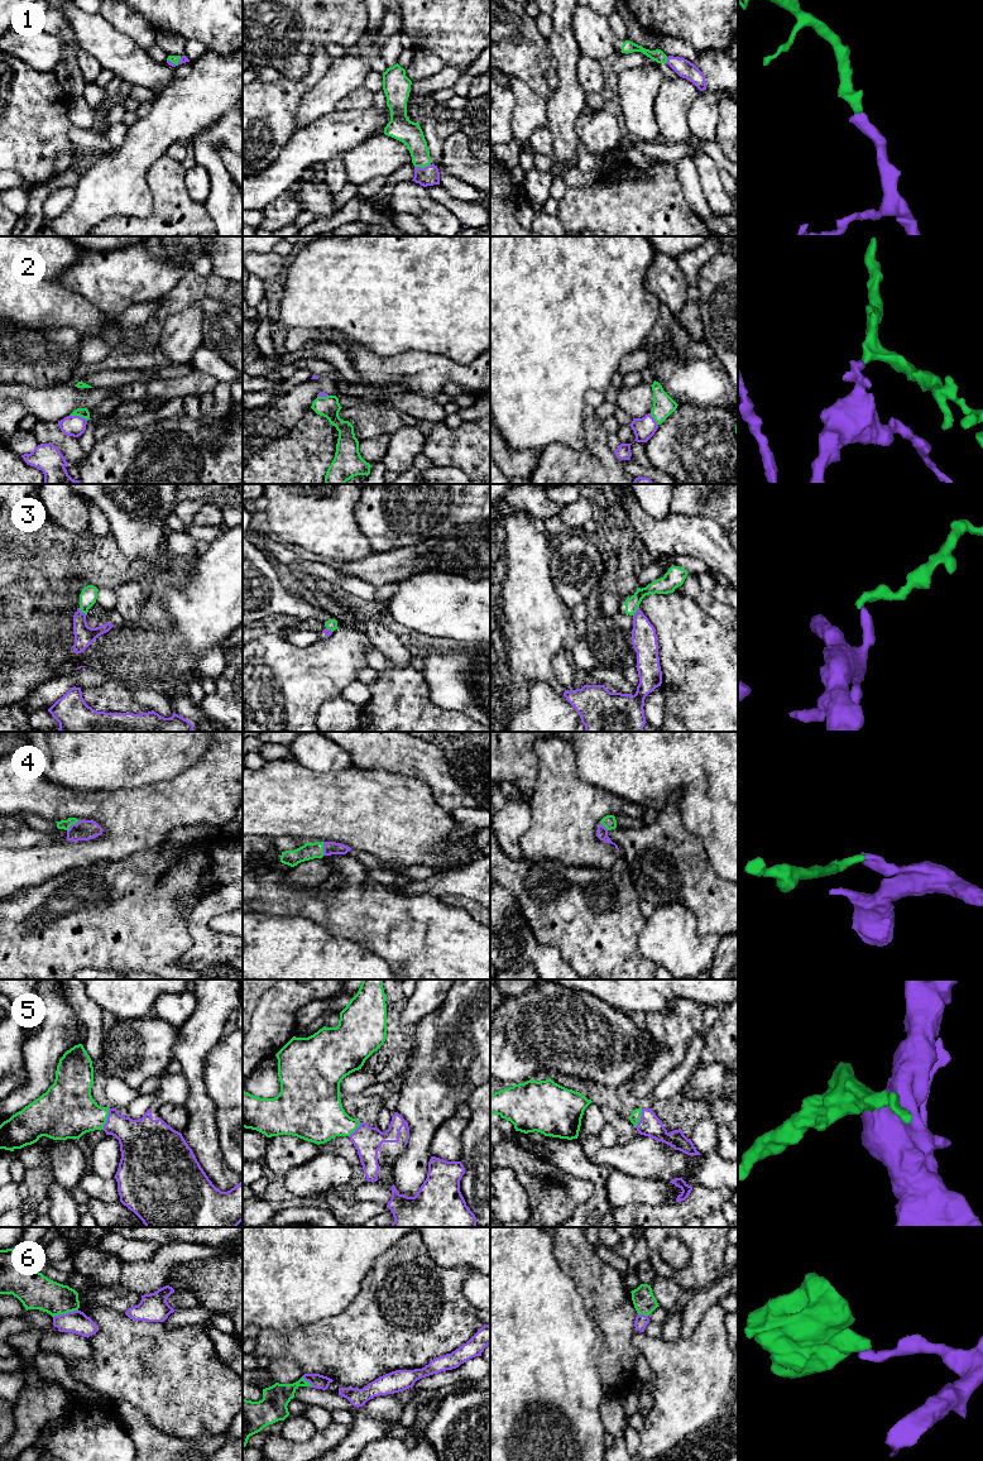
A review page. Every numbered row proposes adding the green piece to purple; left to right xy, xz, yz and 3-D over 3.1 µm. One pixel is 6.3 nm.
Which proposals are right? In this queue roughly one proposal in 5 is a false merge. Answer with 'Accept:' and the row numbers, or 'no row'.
Accept: 1, 2, 4, 5

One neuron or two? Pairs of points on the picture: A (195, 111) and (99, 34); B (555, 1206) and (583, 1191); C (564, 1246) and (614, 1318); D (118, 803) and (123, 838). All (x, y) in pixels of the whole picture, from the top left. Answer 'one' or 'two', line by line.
A: two
B: one
C: one
D: one

